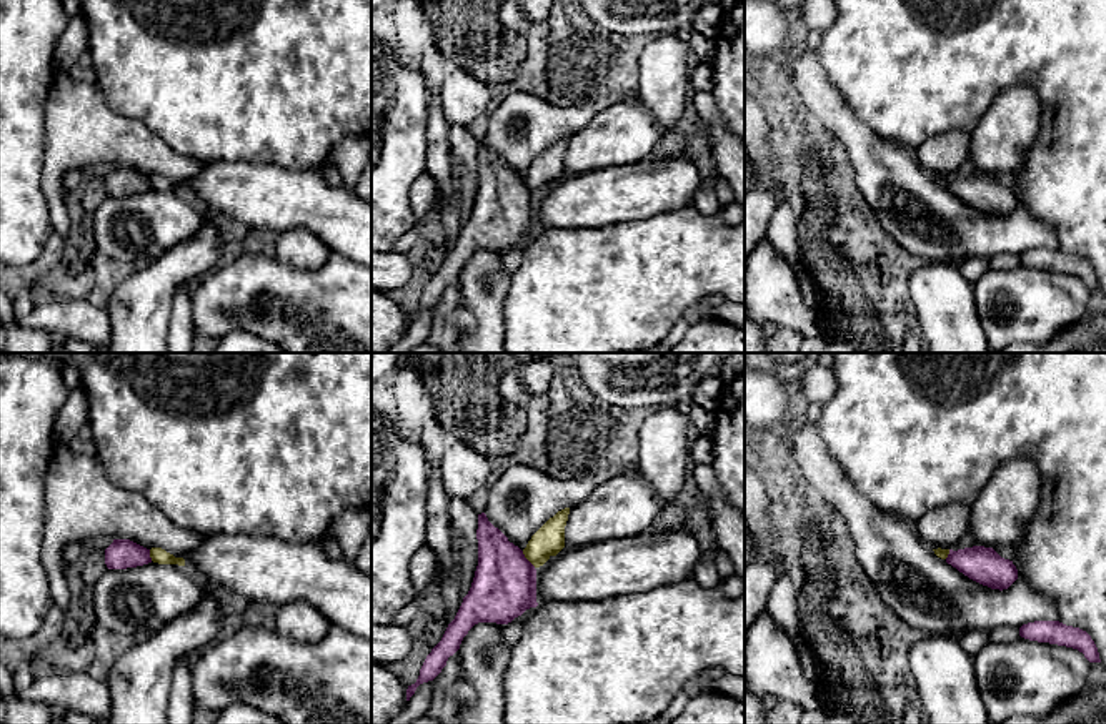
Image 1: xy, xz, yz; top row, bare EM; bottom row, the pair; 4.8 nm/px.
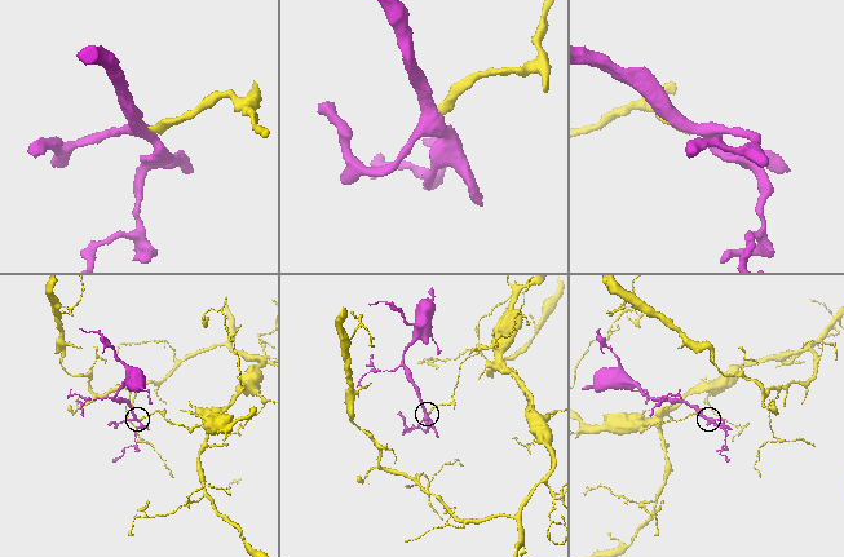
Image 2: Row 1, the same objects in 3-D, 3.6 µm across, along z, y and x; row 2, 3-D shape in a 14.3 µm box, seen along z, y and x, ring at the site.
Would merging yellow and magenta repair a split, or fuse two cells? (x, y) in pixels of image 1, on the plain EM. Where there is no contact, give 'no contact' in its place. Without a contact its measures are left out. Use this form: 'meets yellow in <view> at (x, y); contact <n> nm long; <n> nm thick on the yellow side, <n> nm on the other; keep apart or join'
meets yellow in xz at (528, 187); contact 100 nm long; 150 nm thick on the yellow side, 300 nm on the other; keep apart

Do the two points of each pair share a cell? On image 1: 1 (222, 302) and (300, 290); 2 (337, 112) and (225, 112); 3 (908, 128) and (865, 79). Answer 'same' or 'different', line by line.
1: same
2: same
3: same

